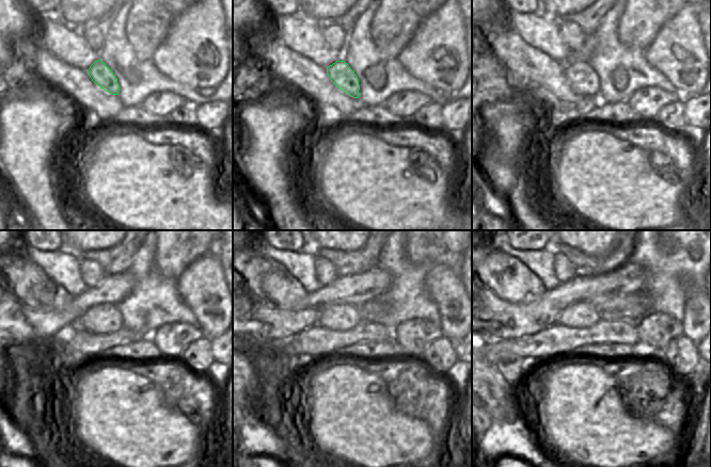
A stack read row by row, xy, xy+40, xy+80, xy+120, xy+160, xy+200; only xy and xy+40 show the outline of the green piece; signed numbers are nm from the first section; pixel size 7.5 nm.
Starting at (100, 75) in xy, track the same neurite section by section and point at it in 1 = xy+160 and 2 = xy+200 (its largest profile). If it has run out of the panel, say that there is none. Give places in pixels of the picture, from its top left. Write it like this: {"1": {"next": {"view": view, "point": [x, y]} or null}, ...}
{"1": {"next": {"view": "xy+160", "point": [341, 317]}}, "2": {"next": {"view": "xy+200", "point": [580, 313]}}}

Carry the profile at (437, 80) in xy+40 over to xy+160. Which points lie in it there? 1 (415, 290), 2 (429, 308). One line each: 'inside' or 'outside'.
1: outside
2: outside

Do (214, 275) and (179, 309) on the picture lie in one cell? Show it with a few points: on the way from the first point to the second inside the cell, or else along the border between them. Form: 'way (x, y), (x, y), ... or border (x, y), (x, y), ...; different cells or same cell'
border (176, 280), (176, 291), (199, 325); different cells

